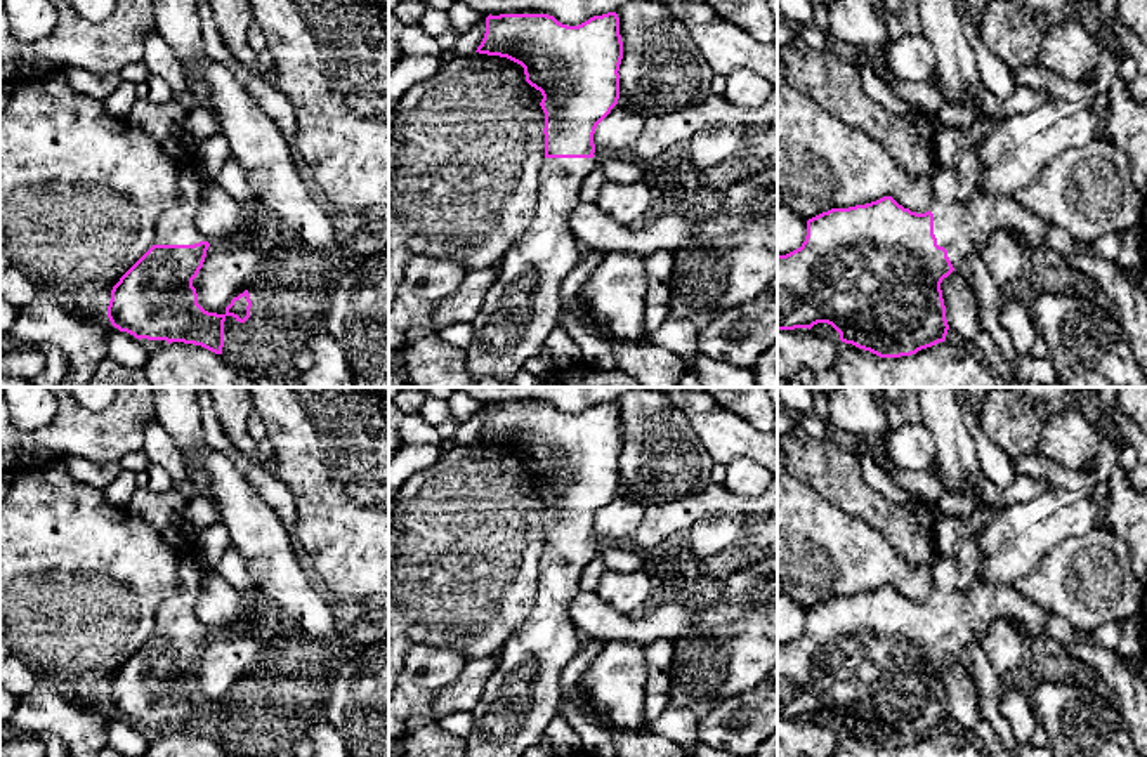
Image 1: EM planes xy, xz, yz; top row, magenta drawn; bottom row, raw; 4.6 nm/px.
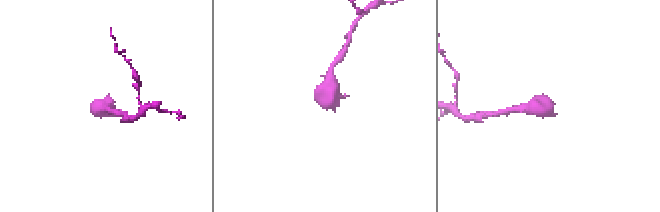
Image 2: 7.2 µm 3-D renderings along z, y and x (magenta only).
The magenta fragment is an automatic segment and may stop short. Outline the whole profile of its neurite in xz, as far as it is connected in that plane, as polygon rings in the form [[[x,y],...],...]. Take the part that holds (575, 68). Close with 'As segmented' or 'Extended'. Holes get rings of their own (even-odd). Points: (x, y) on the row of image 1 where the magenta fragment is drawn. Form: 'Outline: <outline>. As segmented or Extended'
Outline: [[[616,12],[593,16],[578,26],[559,23],[548,14],[500,14],[486,17],[486,33],[477,47],[479,54],[507,57],[524,68],[526,82],[541,92],[540,102],[545,113],[545,158],[540,168],[540,200],[529,227],[510,247],[500,262],[500,273],[493,281],[477,316],[470,321],[474,335],[465,349],[467,368],[475,382],[493,377],[512,382],[524,365],[543,354],[548,333],[560,318],[560,285],[583,259],[583,247],[571,231],[571,215],[581,203],[581,184],[597,167],[593,134],[597,125],[611,113],[619,99],[619,64],[623,42]]]. Extended

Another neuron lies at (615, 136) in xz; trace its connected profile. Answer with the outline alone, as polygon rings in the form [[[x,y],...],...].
[[[619,102],[597,125],[593,134],[595,161],[602,167],[611,160],[630,158],[630,148],[644,128],[646,115],[640,109],[621,106]]]

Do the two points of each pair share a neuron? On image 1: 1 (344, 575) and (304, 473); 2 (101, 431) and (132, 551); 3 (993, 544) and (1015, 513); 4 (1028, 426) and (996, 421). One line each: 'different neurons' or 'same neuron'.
1: same neuron
2: different neurons
3: same neuron
4: same neuron

